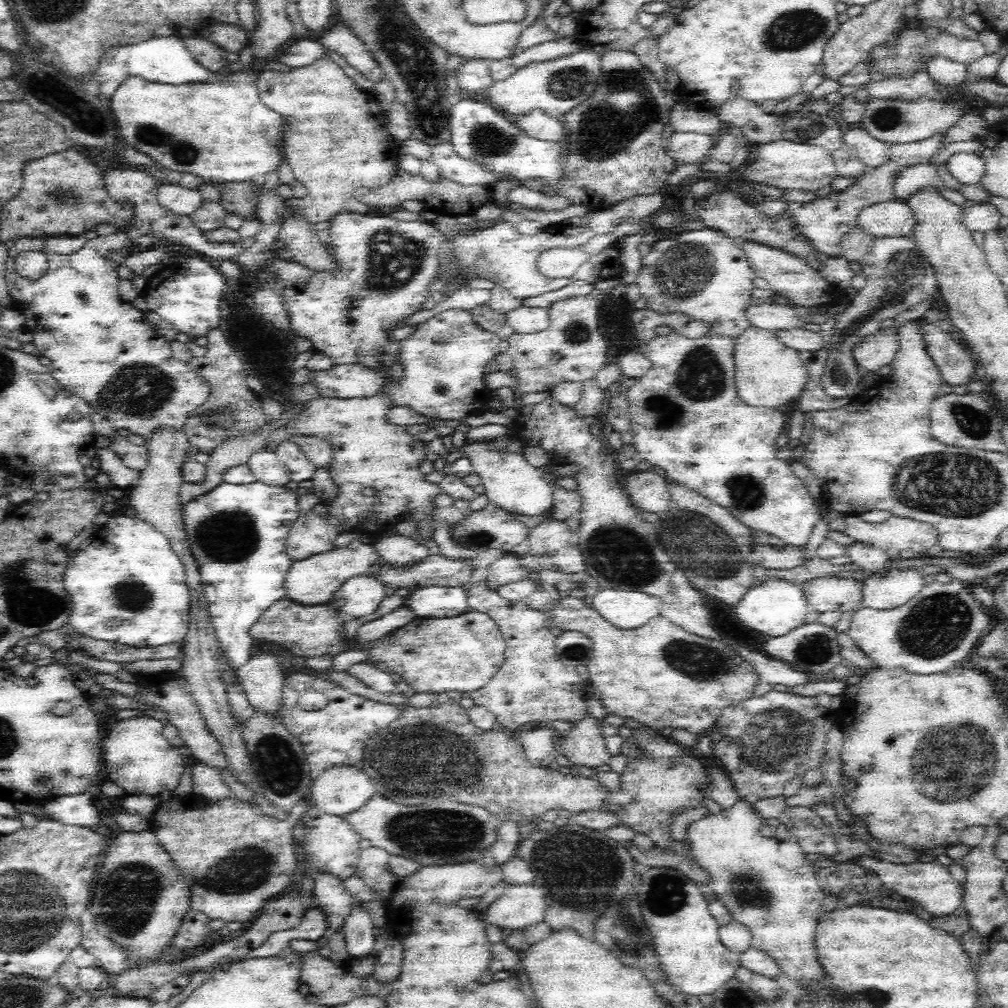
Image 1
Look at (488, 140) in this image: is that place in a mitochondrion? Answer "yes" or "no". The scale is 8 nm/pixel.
yes

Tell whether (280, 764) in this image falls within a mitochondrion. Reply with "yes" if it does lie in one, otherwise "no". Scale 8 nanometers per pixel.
yes

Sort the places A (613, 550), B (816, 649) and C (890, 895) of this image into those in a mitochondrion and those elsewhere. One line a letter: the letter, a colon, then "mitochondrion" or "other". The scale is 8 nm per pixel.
A: mitochondrion
B: mitochondrion
C: other

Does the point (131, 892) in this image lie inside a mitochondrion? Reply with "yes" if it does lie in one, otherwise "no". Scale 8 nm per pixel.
yes

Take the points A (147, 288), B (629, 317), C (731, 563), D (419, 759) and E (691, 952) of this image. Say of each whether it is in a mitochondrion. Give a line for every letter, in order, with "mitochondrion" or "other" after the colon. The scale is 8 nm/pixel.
A: other
B: other
C: mitochondrion
D: mitochondrion
E: other

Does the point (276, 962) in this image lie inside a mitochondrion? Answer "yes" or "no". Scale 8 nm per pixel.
no

